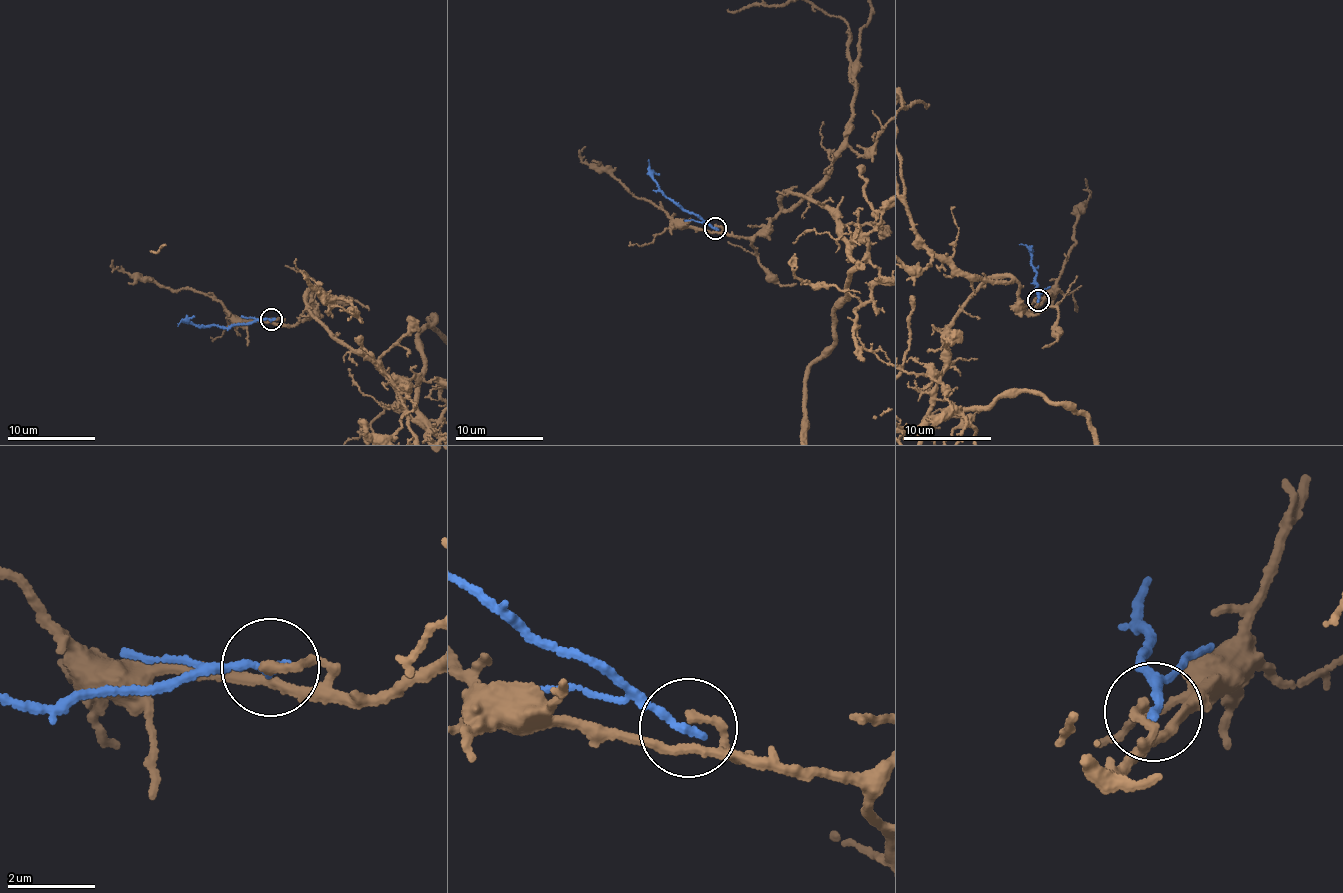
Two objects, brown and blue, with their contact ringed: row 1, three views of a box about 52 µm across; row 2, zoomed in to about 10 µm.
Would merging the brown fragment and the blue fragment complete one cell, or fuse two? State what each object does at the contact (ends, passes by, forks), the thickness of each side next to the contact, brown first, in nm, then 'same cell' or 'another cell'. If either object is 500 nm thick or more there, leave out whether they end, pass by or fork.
brown ends | blue ends | 220/220 nm | another cell

